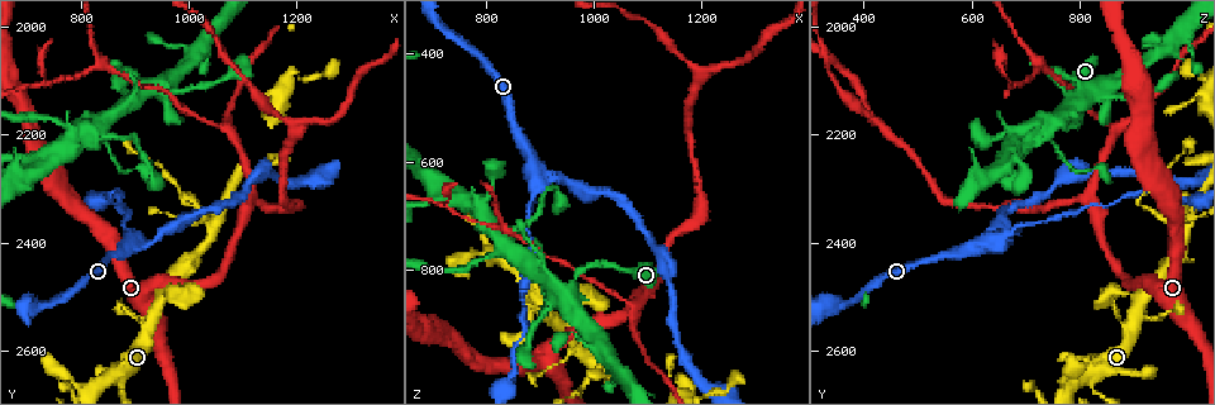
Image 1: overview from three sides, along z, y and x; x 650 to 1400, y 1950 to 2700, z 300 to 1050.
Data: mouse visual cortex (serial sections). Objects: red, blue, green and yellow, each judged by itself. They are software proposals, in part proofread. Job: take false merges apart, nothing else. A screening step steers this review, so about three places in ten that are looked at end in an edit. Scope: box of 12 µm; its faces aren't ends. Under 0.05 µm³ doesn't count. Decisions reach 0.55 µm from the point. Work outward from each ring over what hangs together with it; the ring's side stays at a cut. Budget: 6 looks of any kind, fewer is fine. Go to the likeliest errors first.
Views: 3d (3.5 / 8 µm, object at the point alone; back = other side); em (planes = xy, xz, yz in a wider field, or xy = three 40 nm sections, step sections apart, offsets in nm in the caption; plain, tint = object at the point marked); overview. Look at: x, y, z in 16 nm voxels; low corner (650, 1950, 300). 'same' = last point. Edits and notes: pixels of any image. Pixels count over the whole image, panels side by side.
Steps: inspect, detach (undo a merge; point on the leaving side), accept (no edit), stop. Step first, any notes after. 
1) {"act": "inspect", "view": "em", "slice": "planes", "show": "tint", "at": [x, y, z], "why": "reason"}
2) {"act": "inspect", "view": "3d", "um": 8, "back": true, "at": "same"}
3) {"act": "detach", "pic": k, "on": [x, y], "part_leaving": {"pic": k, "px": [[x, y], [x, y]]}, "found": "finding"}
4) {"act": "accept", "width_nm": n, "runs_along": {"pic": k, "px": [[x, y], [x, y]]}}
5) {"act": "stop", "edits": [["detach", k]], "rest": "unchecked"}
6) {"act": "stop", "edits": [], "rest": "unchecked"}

{"act": "inspect", "view": "3d", "um": 3.5, "at": [1010, 2335, 915], "why": "thin neck"}

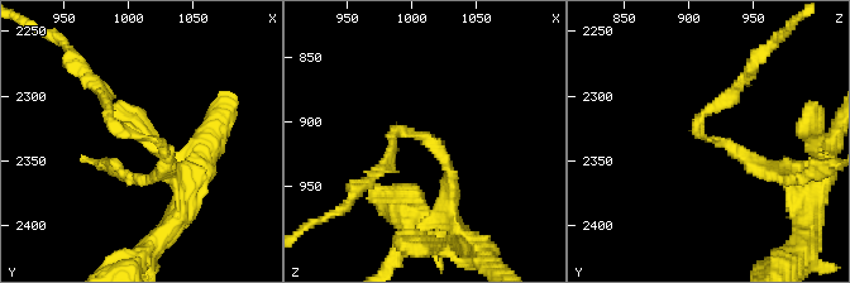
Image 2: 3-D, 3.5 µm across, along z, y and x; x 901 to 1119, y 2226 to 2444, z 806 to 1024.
{"act": "detach", "pic": 2, "on": [418, 135], "part_leaving": {"pic": 2, "px": [[445, 166], [434, 145], [395, 133], [383, 168]]}, "found": "two cells meet here"}

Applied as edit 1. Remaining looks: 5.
{"act": "inspect", "view": "3d", "um": 3.5, "at": [1120, 2315, 815], "why": "branch point"}

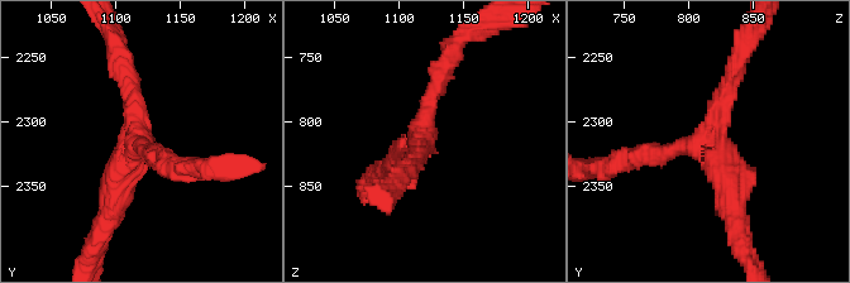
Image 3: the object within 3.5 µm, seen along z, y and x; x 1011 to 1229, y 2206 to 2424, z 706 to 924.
{"act": "inspect", "view": "em", "slice": "xy", "step": 1, "show": "tint", "at": [1118, 2316, 816], "arms": 3, "arm_widths_nm": [250, 250, 400], "why": "shape alone is not enough"}

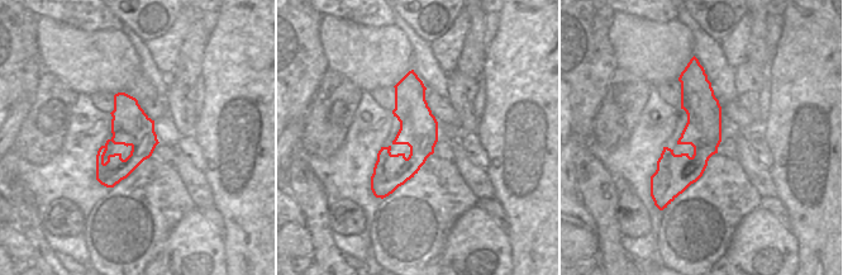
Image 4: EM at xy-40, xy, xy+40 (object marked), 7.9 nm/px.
{"act": "accept", "runs_along": {"pic": 3, "px": [[735, 214], [710, 144], [631, 156]]}, "found": "all the same cell"}

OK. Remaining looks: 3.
{"act": "inspect", "view": "em", "slice": "xy", "step": 2, "show": "tint", "at": [1080, 2205, 860], "why": "a fork"}

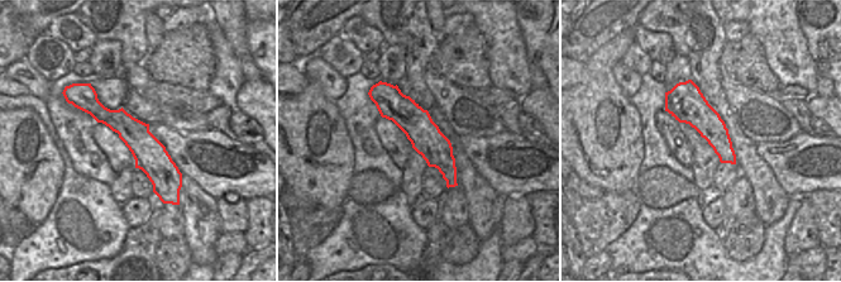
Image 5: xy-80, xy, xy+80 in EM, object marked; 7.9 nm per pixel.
{"act": "inspect", "view": "3d", "um": 3.5, "at": "same", "why": "wider look"}

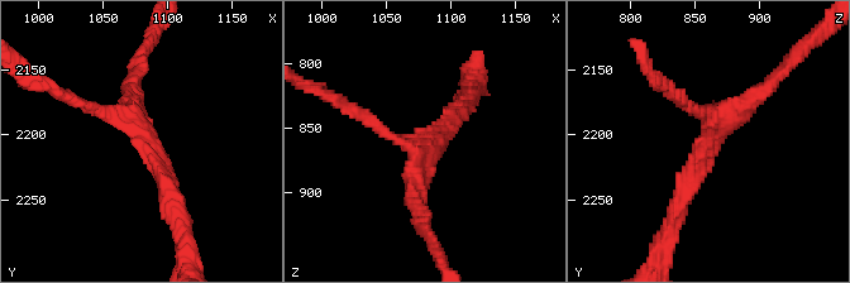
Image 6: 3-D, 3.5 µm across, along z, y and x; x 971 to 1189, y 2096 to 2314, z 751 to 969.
{"act": "accept", "arm_widths_nm": [150, 200, 250], "runs_along": {"pic": 6, "px": [[173, 205], [146, 139], [76, 100]]}, "found": "continuous, no second cell"}

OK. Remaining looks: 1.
{"act": "stop", "edits": [["detach", 2]], "rest": "unchecked"}

